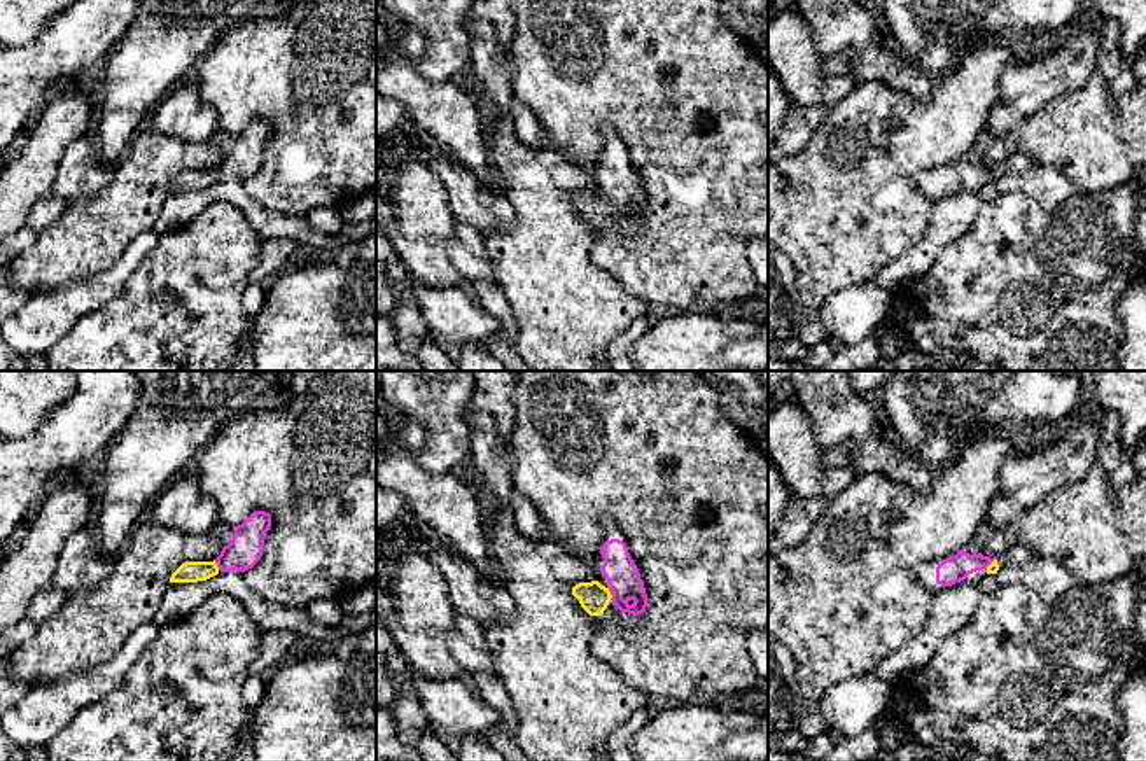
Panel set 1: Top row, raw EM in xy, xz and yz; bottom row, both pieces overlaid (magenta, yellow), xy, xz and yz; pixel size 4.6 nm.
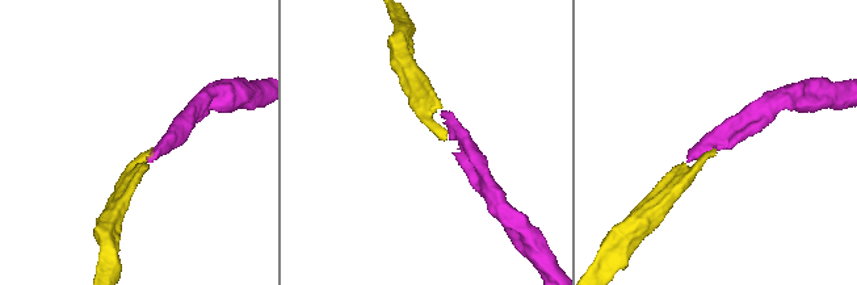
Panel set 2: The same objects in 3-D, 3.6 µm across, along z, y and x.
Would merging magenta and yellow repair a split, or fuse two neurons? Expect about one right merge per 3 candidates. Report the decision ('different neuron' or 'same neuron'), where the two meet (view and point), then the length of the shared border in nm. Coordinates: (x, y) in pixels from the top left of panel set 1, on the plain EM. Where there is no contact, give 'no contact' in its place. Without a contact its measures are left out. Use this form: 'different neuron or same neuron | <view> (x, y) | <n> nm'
same neuron | xz (609, 198) | 60 nm

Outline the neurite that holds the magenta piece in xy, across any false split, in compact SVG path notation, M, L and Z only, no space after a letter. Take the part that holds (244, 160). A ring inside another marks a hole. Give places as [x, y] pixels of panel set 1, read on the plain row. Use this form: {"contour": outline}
{"contour": "M252 121L234 136L234 143L213 170L185 170L170 185L170 191L206 189L219 180L252 177L262 164L266 140L271 135L271 122Z"}

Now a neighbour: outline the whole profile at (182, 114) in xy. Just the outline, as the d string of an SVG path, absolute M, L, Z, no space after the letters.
M191 77L157 105L150 129L180 142L203 143L219 131L219 122L215 110L199 98L199 87Z

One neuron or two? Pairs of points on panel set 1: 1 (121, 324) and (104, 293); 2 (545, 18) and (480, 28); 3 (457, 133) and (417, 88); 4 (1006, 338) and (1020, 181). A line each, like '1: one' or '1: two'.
1: two
2: two
3: one
4: two

